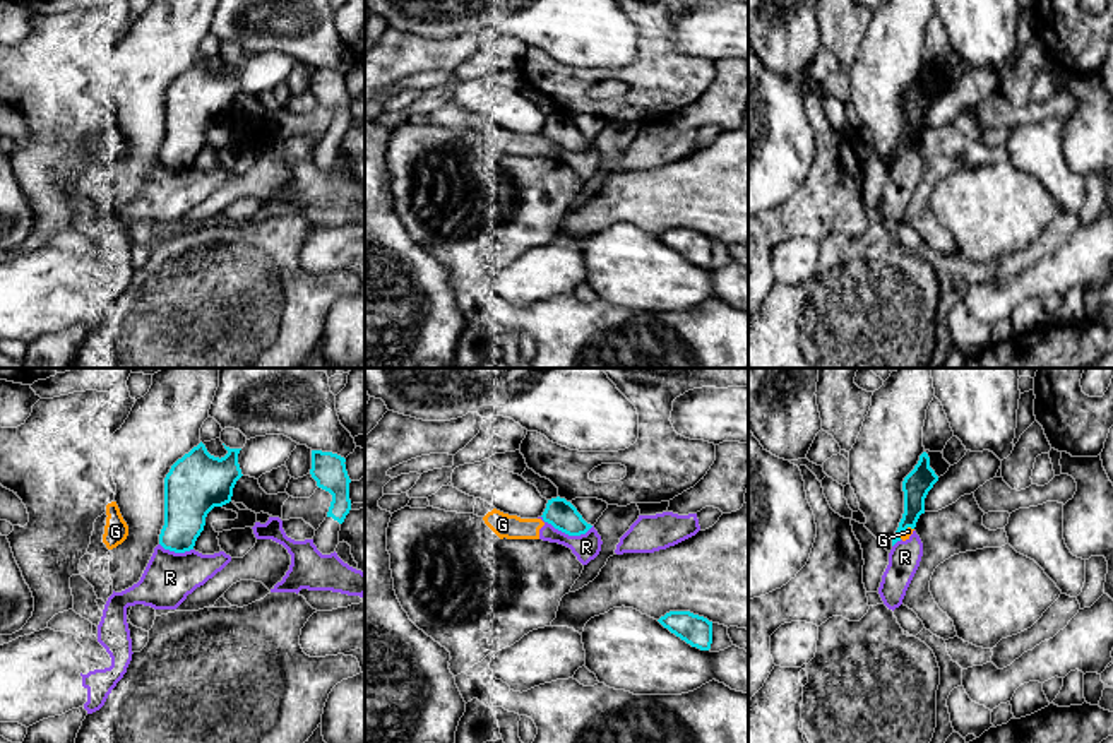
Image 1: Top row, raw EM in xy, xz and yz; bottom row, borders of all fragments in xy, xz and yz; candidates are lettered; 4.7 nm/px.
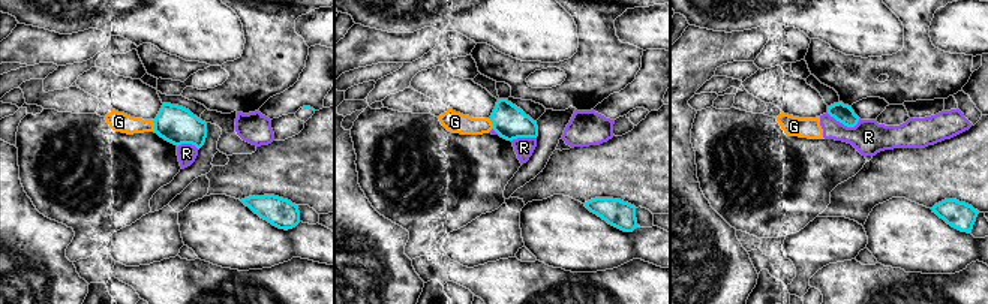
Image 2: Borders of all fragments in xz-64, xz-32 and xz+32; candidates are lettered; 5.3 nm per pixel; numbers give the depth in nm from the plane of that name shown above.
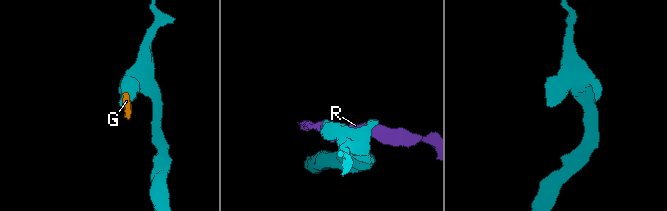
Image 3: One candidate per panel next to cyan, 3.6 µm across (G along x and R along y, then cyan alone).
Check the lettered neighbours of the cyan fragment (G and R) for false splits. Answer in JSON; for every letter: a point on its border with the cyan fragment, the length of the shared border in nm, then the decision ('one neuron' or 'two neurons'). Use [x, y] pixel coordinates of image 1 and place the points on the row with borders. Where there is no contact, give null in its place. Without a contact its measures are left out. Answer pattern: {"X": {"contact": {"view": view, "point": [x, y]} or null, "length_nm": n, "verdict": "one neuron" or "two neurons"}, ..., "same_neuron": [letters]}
{"G": {"contact": {"view": "yz", "point": [904, 529]}, "length_nm": 90, "verdict": "two neurons"}, "R": {"contact": {"view": "xz", "point": [567, 533]}, "length_nm": 260, "verdict": "two neurons"}, "same_neuron": []}

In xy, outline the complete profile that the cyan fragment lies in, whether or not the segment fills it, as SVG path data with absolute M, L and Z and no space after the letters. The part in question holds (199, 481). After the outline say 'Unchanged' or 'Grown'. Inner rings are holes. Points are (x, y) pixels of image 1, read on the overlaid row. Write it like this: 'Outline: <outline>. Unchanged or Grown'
Outline: M200 442L178 459L164 478L164 526L159 544L175 553L193 550L204 531L205 517L214 507L231 502L233 488L243 476L238 454L229 449L224 457L214 457Z. Unchanged

